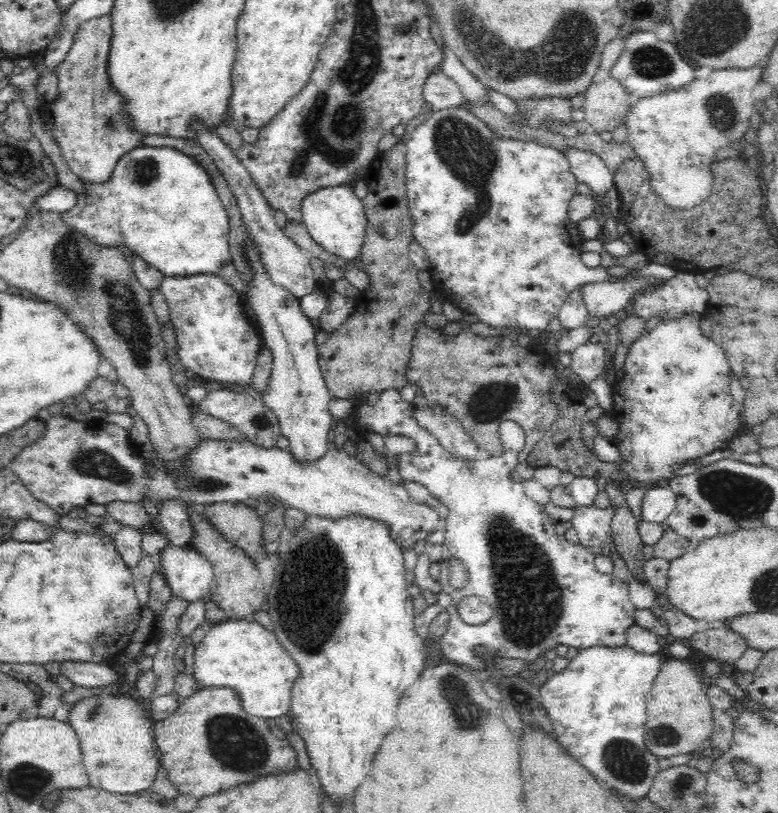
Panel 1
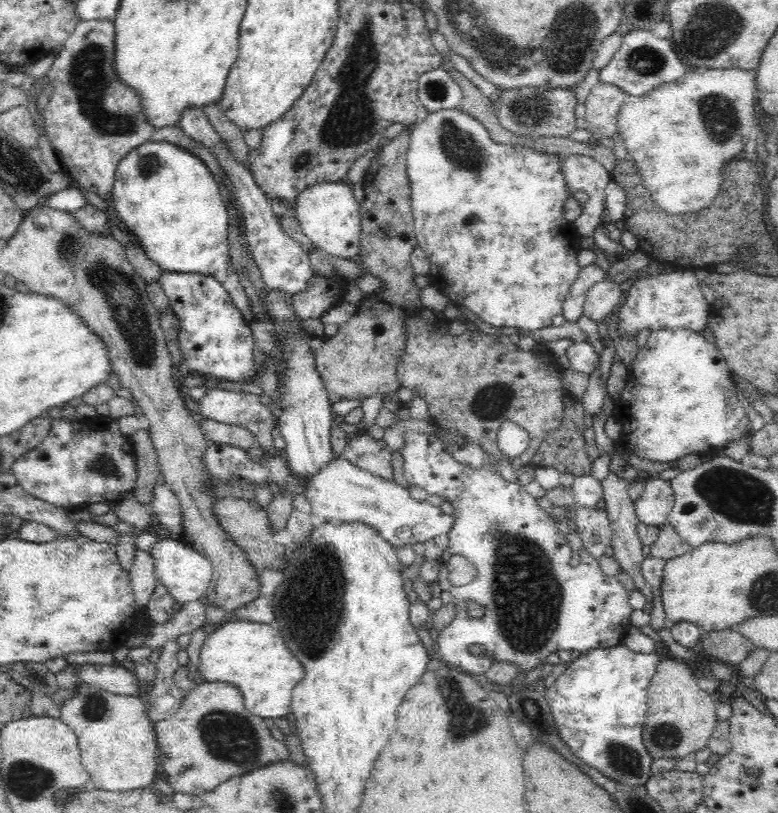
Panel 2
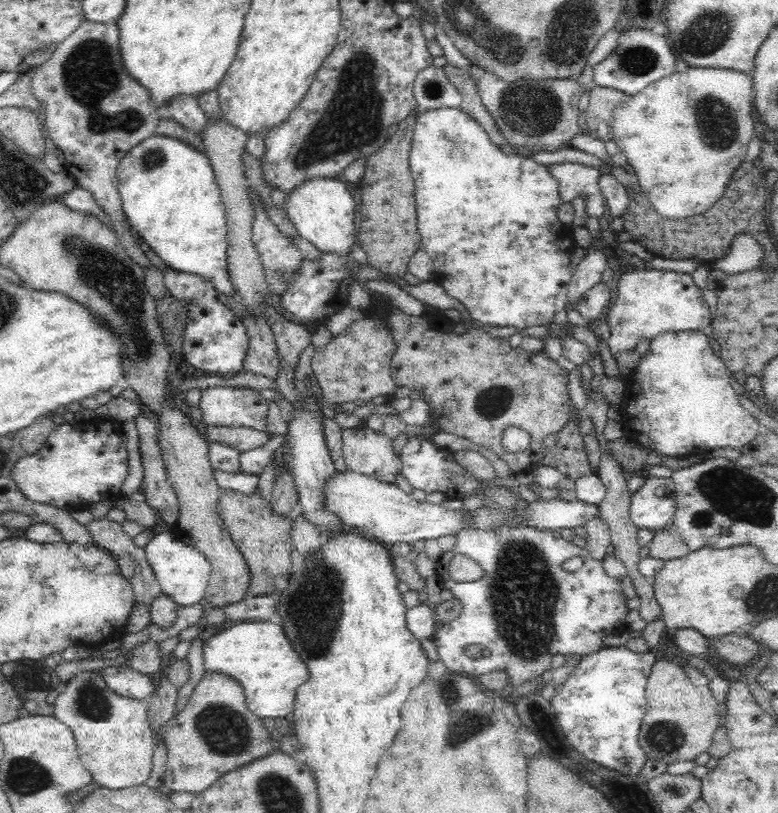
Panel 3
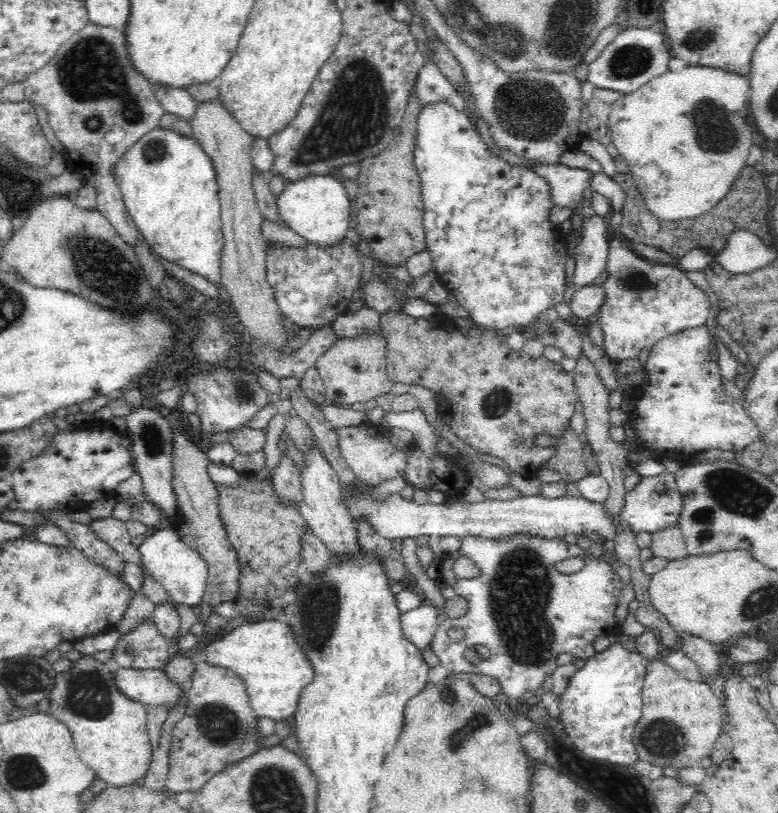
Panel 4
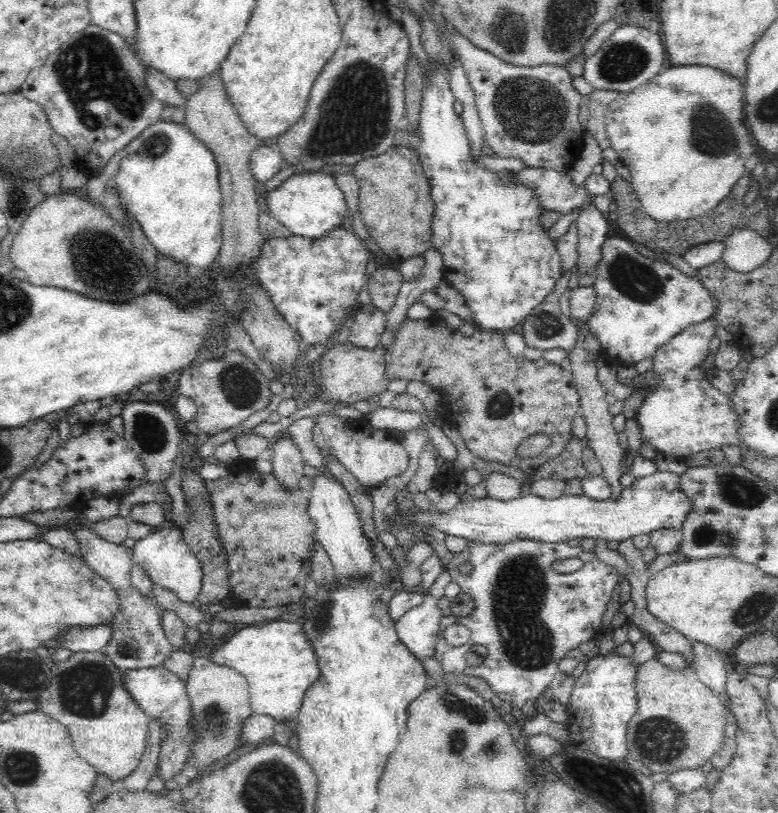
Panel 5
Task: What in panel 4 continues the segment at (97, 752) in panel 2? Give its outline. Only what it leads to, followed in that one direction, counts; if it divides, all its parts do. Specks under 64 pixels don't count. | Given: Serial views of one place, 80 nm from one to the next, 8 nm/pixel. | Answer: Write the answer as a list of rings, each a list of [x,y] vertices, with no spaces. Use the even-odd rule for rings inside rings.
[[[82,657],[72,662],[70,667],[62,672],[56,672],[54,686],[50,694],[47,713],[64,723],[74,741],[75,749],[84,764],[87,764],[98,778],[102,778],[110,787],[134,785],[142,778],[149,768],[152,745],[148,738],[147,714],[142,703],[135,703],[114,684],[114,673],[120,669],[112,659],[100,662],[92,657]]]

